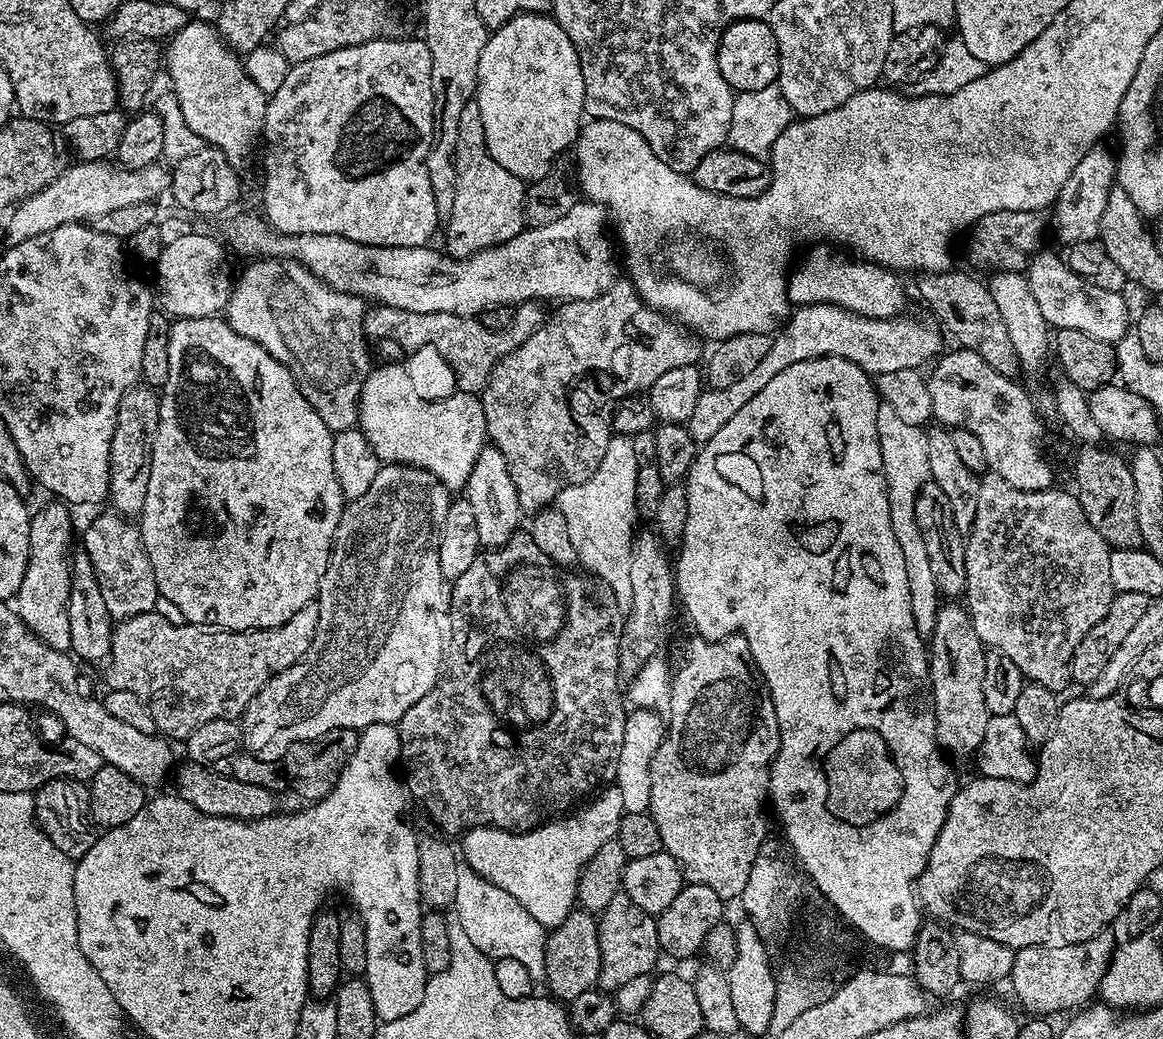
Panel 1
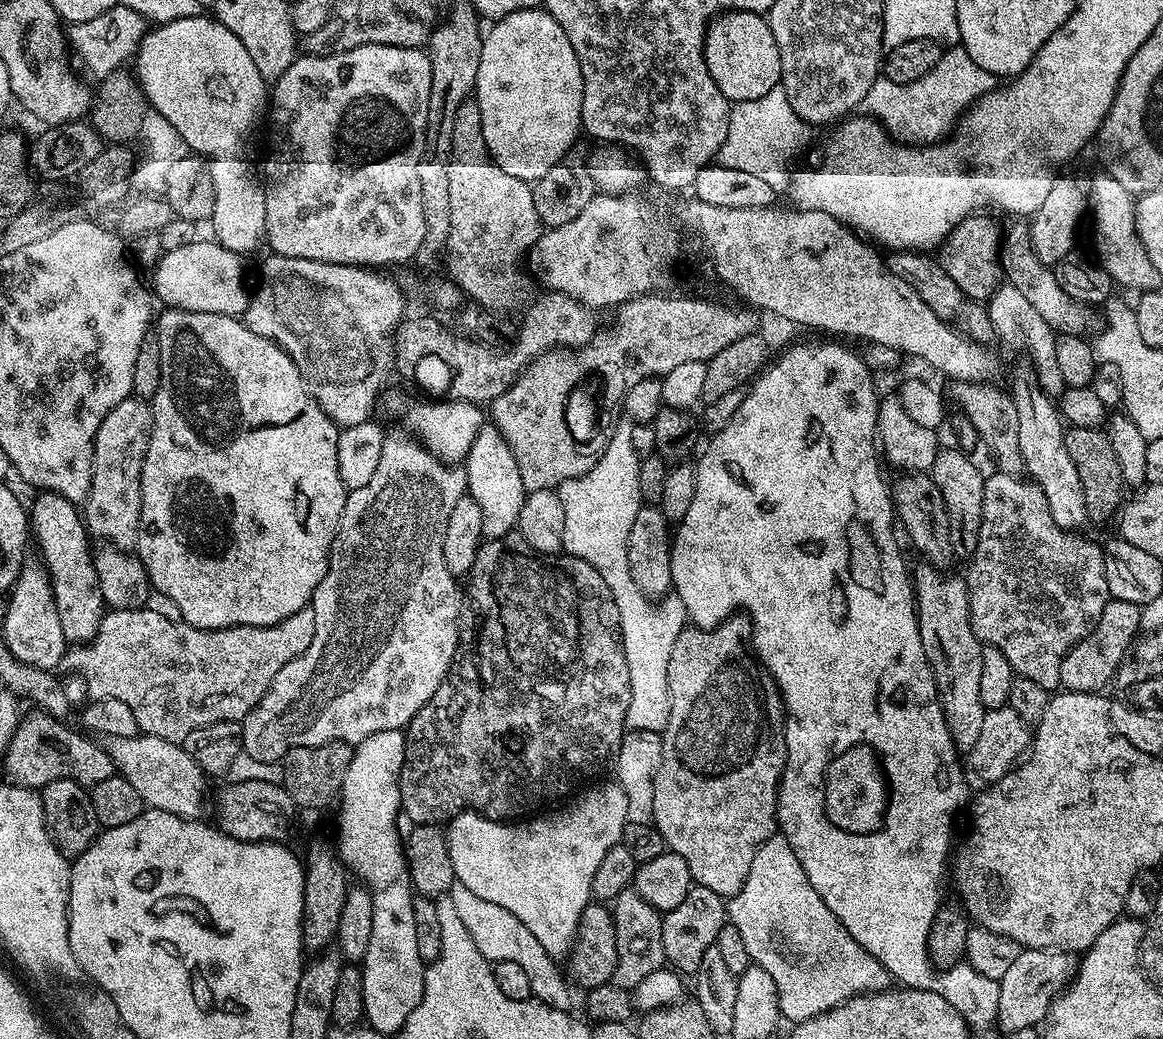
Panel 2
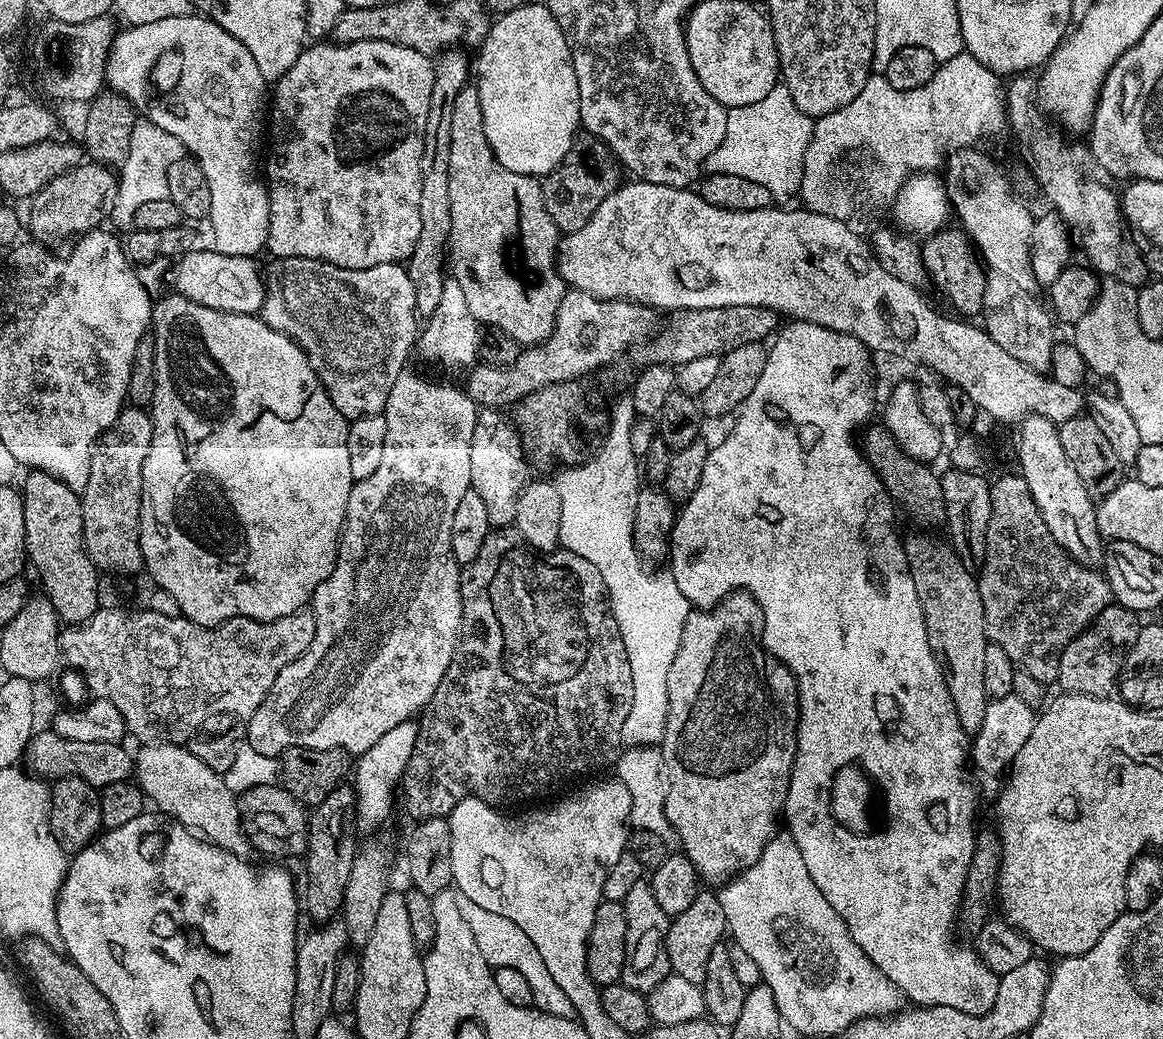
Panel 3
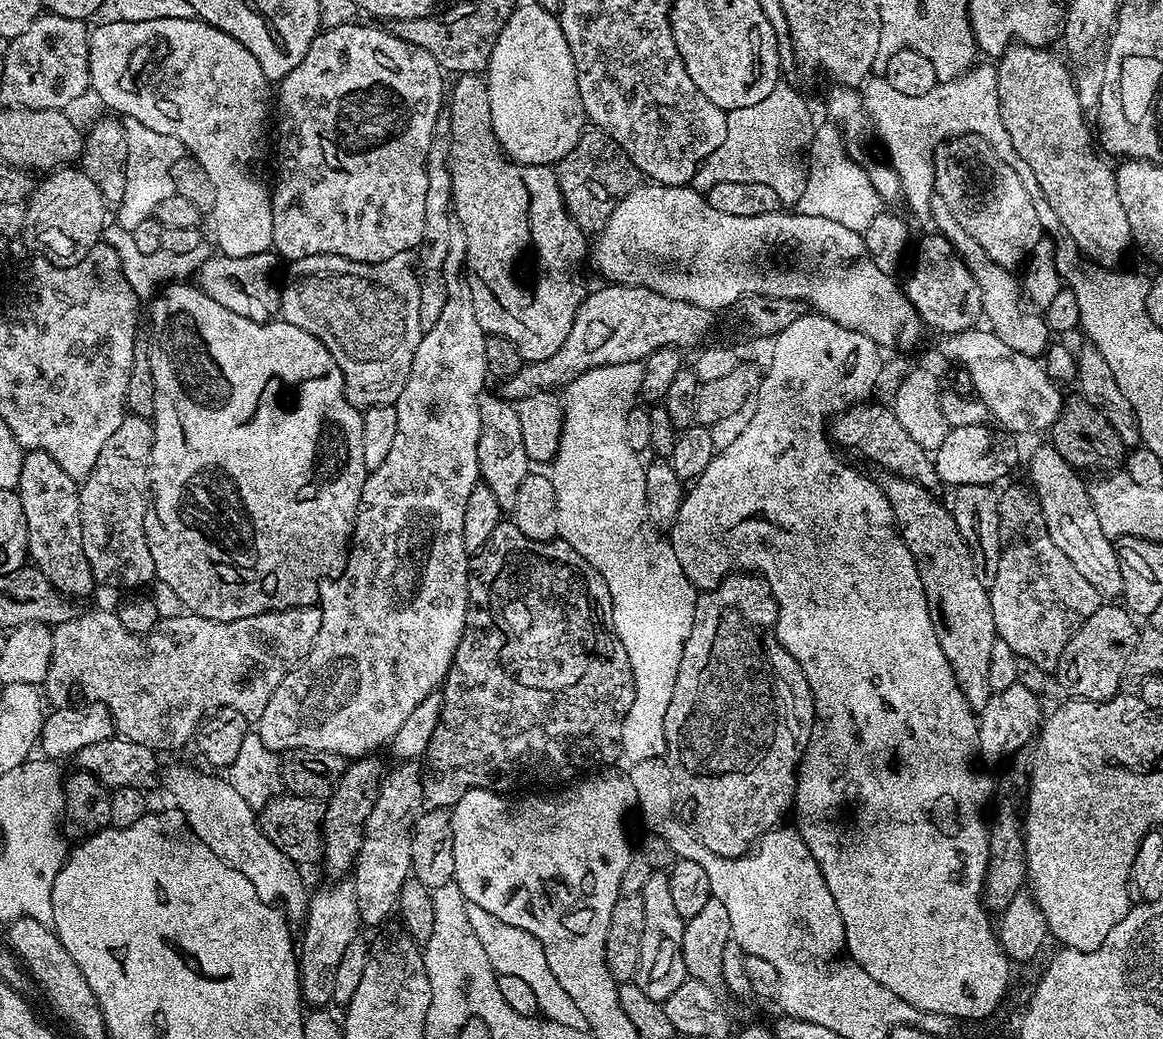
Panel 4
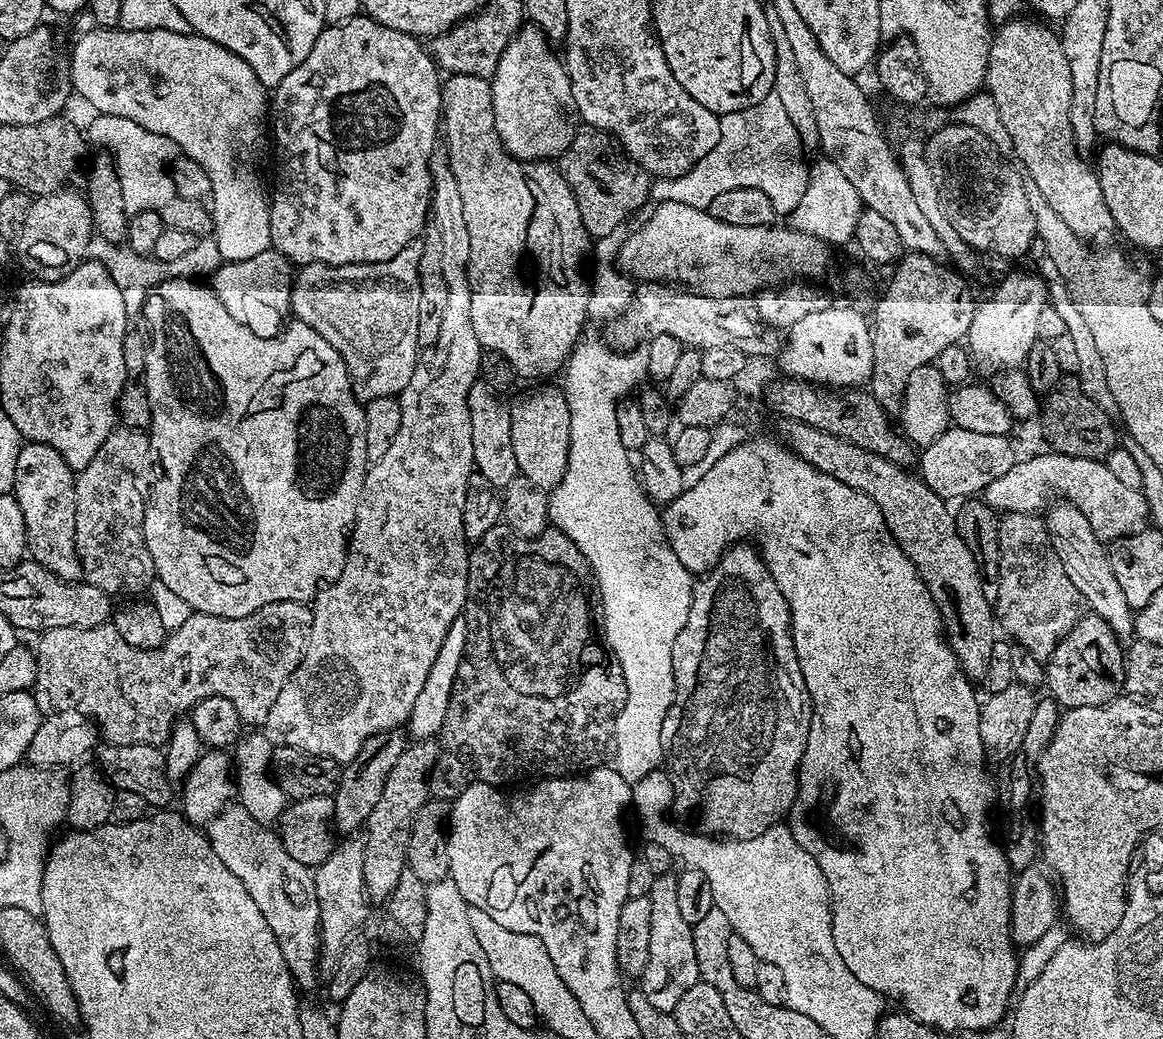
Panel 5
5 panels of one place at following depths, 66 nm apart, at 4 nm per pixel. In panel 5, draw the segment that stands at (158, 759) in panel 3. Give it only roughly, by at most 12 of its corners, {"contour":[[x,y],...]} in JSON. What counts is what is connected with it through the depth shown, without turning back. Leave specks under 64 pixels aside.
{"contour":[[229,806],[208,821],[214,854],[274,930],[297,989],[314,987],[313,869],[269,825]]}

